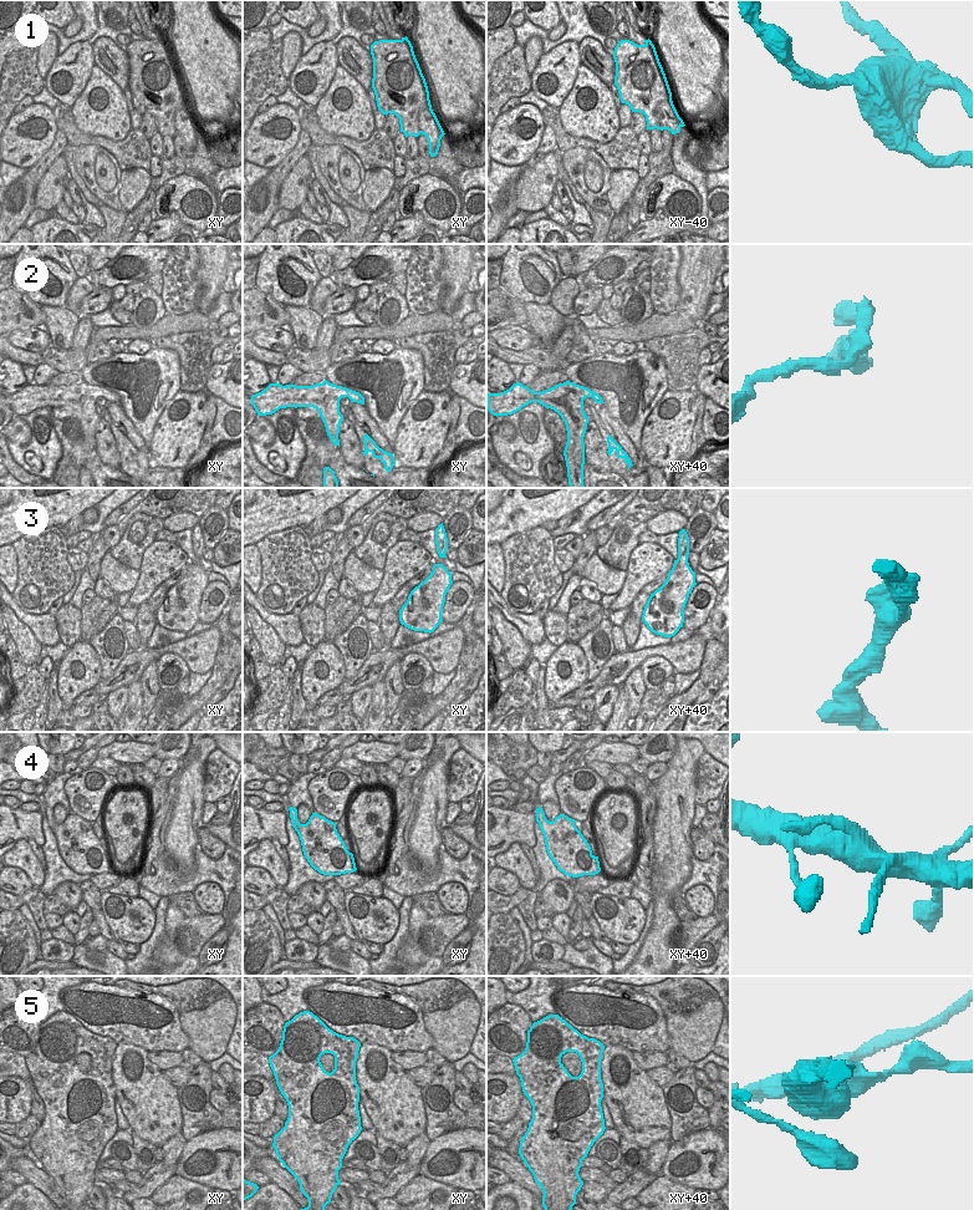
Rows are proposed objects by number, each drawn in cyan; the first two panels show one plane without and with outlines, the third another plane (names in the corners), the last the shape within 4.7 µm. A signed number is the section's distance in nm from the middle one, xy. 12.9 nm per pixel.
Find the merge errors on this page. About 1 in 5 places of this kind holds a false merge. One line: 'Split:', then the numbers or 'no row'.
Split: 1, 5

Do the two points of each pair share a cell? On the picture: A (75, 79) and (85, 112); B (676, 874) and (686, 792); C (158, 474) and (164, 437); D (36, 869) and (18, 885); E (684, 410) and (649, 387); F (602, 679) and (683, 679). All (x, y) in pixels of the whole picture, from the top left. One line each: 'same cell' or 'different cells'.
A: different cells
B: same cell
C: different cells
D: different cells
E: different cells
F: different cells

